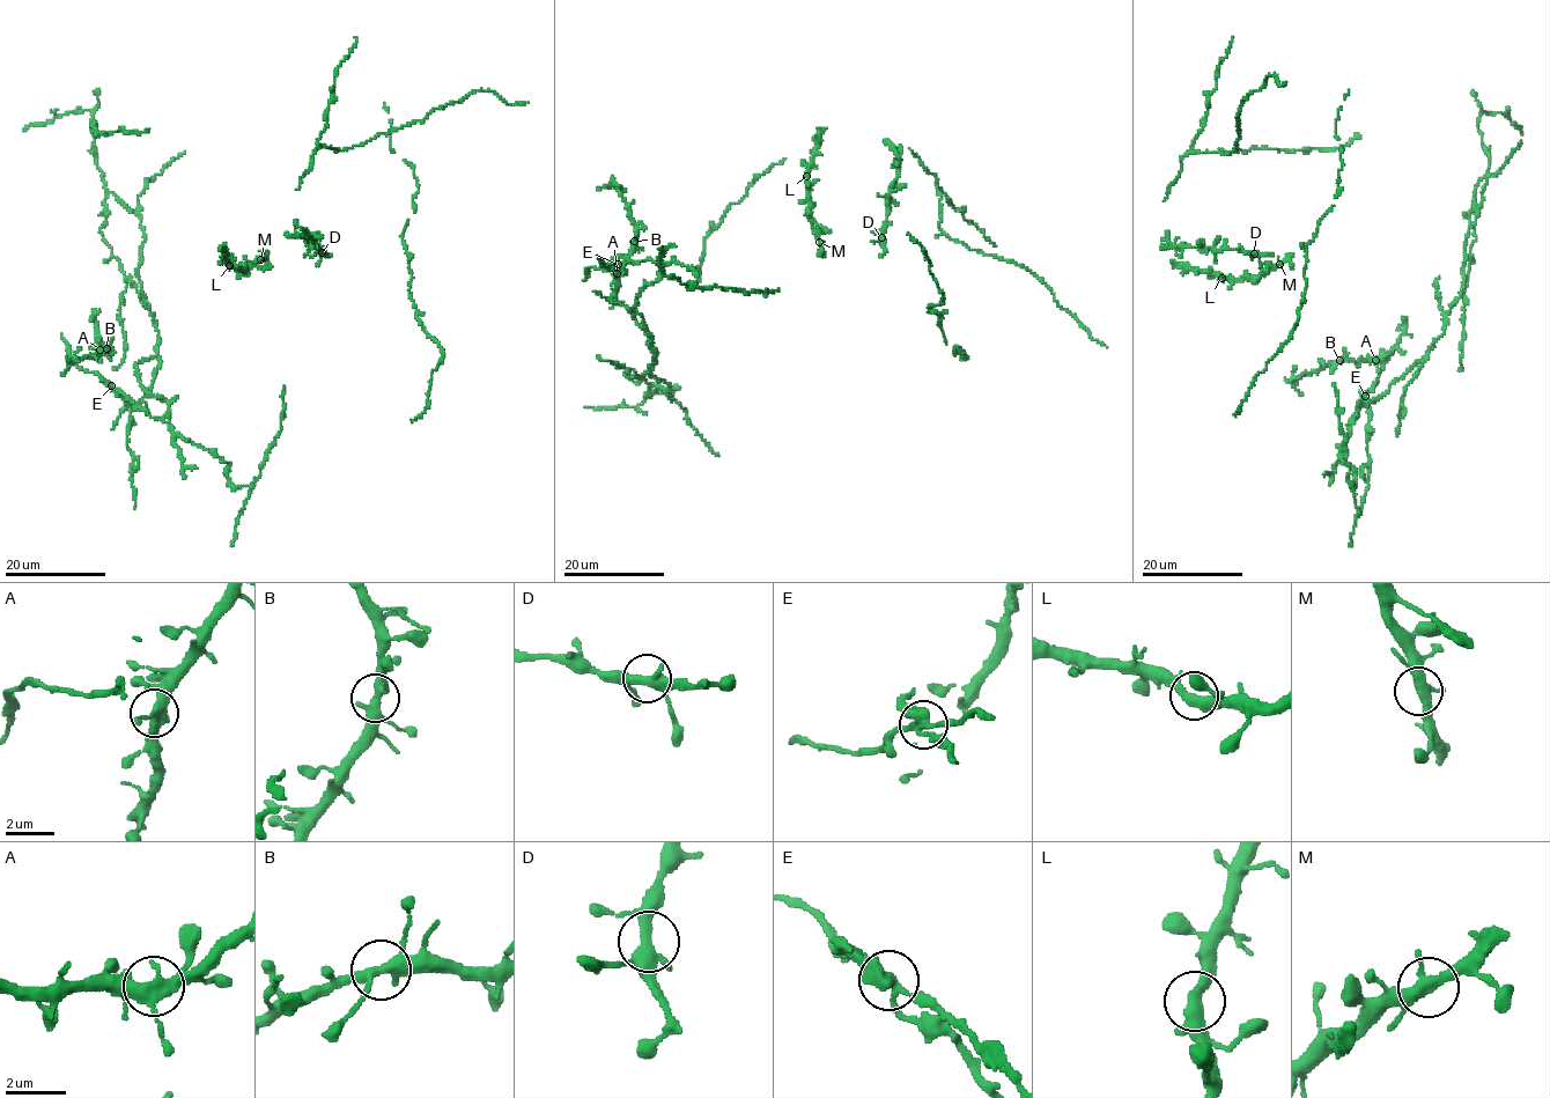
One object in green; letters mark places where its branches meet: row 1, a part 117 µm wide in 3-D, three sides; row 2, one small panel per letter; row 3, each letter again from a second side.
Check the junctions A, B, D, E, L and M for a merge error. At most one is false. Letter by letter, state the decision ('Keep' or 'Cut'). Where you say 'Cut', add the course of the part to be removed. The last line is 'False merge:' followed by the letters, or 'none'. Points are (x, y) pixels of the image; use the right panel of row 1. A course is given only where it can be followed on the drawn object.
A: Keep
B: Keep
D: Keep
E: Cut. Course of the part to remove: (1365, 396), (1349, 425), (1444, 332), (1447, 314), (1463, 288), (1467, 234), (1477, 214), (1475, 193), (1460, 370)
L: Keep
M: Keep
False merge: E

